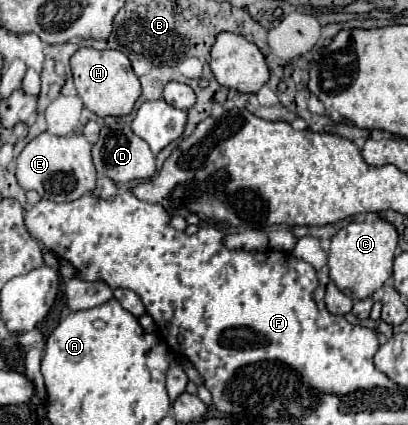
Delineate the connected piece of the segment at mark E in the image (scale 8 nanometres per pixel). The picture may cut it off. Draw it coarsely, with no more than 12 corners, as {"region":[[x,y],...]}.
{"region":[[81,133],[37,135],[17,181],[55,203],[91,193],[97,173]]}

